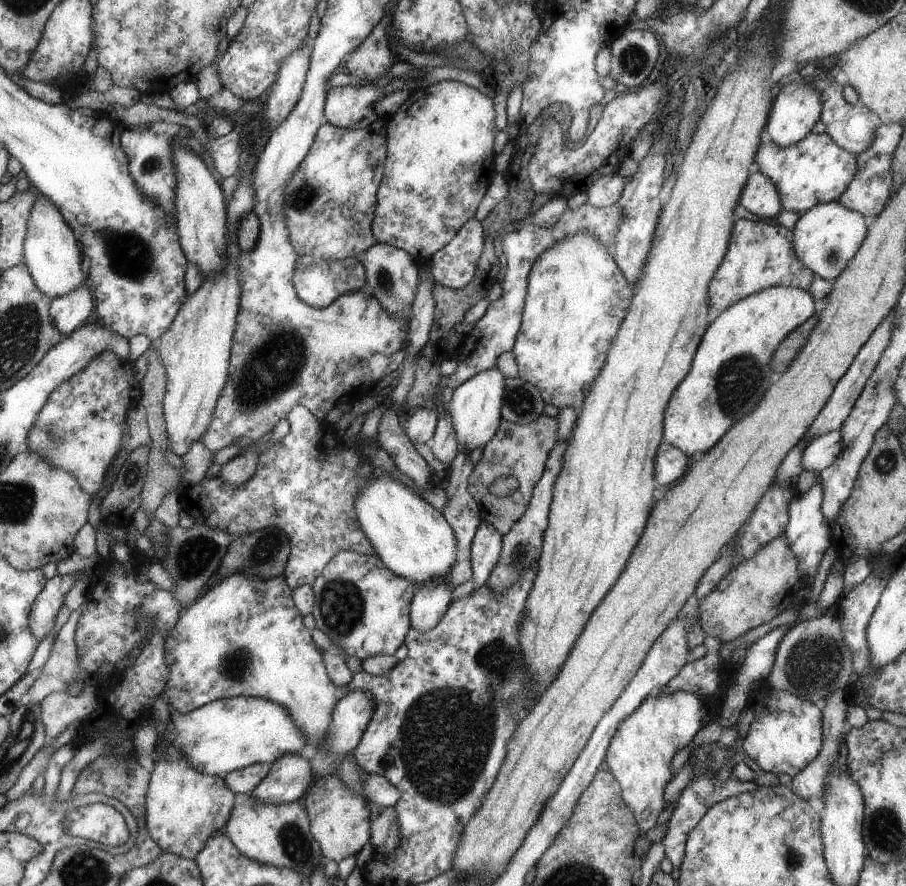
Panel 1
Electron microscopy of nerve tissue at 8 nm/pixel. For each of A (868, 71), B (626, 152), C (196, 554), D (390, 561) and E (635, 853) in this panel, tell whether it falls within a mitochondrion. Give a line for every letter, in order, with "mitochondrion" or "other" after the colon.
A: other
B: other
C: mitochondrion
D: other
E: other

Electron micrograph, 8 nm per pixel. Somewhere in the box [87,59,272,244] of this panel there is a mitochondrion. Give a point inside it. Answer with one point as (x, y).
(152, 165)

